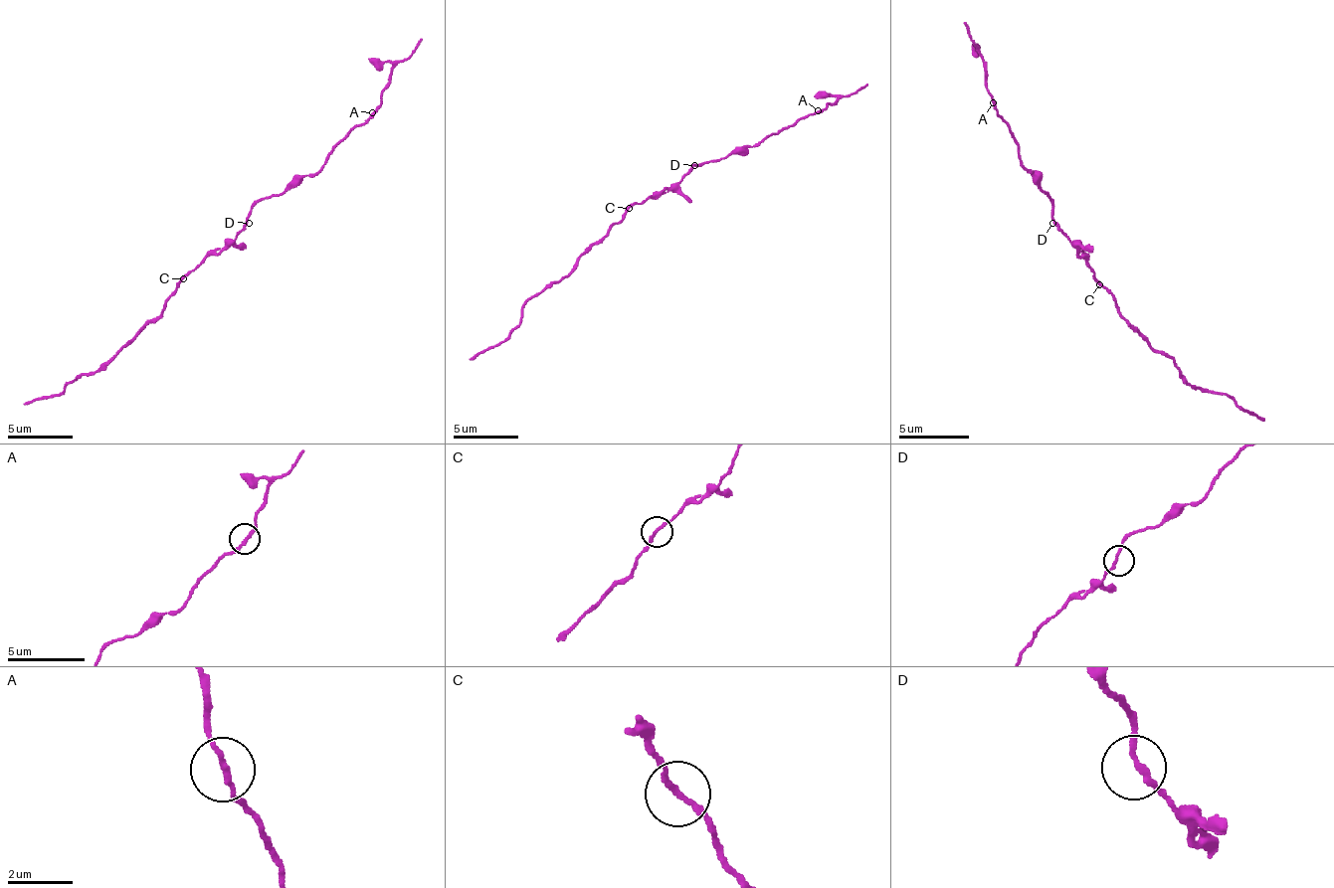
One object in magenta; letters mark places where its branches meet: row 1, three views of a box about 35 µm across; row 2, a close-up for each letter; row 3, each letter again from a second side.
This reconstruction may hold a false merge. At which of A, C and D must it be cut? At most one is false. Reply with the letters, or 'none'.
none

